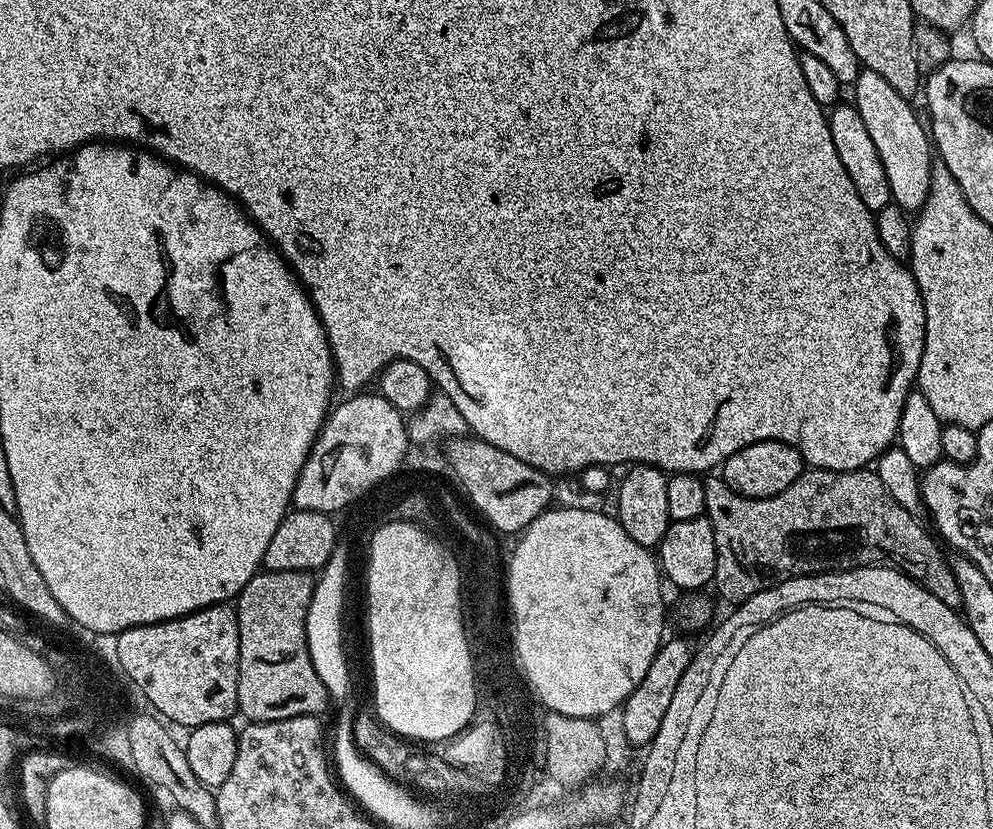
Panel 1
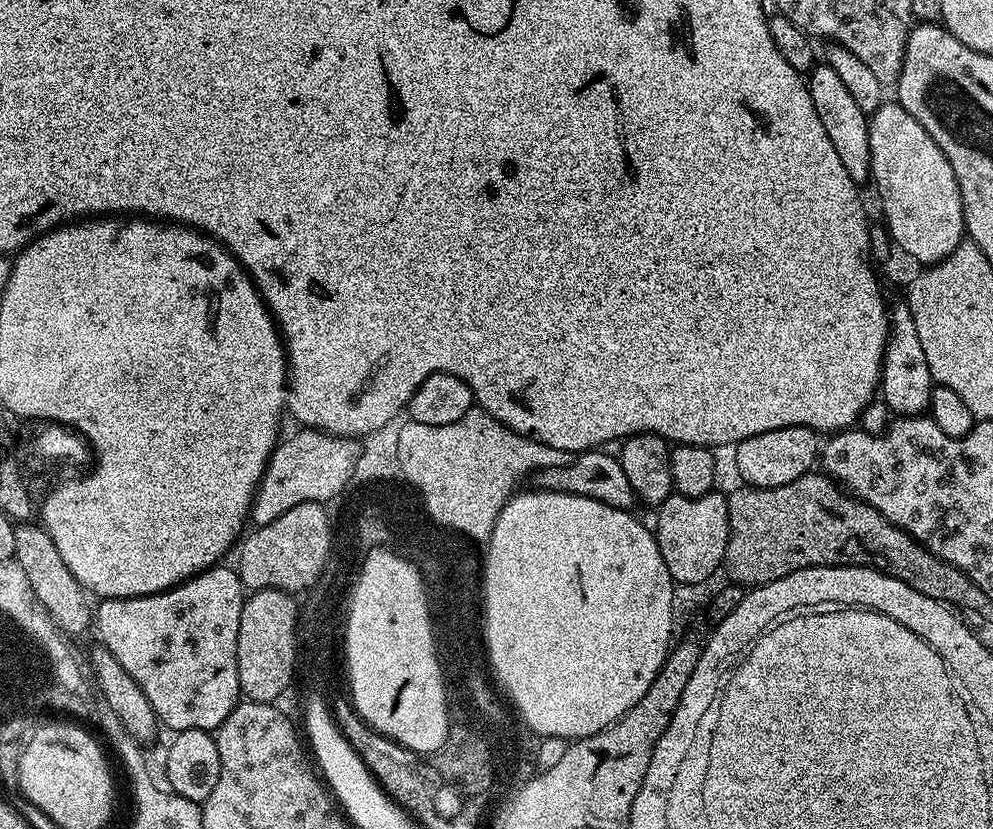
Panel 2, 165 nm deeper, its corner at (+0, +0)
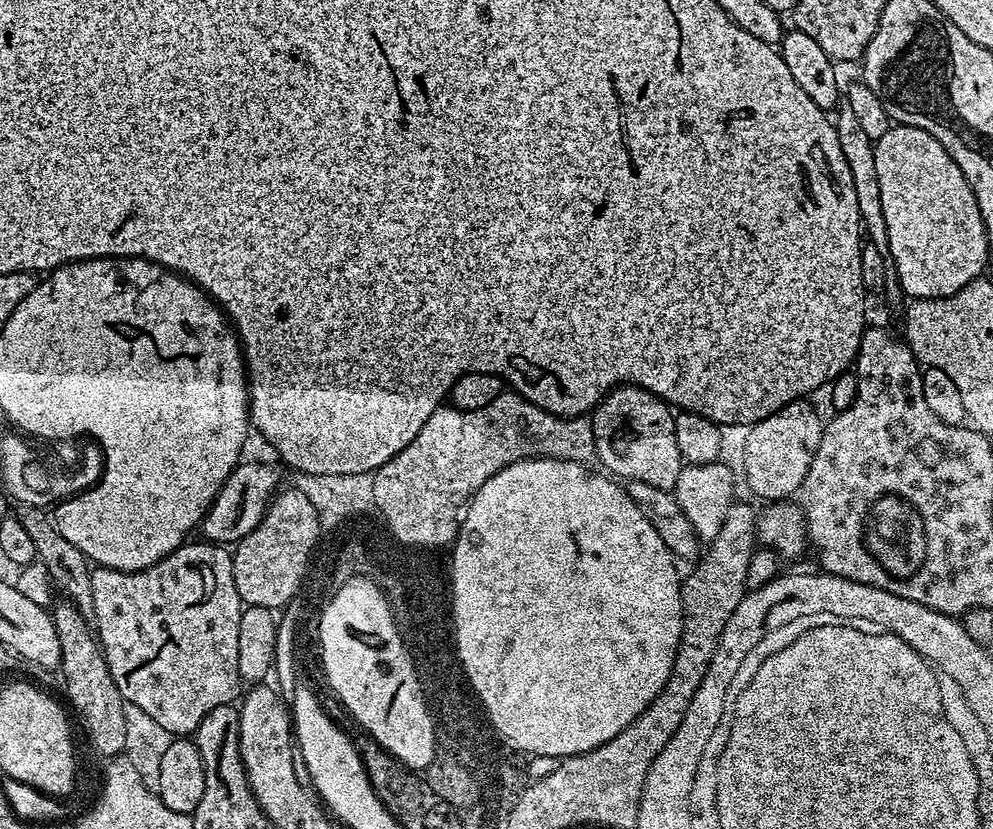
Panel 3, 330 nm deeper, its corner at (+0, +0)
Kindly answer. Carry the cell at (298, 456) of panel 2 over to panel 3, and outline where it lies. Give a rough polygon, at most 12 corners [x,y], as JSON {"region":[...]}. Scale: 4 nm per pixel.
{"region":[[241,463],[202,521],[203,539],[240,543],[272,502],[280,472]]}

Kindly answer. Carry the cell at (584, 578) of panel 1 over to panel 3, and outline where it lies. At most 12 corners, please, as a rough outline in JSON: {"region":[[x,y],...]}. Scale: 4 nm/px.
{"region":[[573,460],[482,482],[468,674],[542,756],[610,742],[682,638],[676,557]]}

